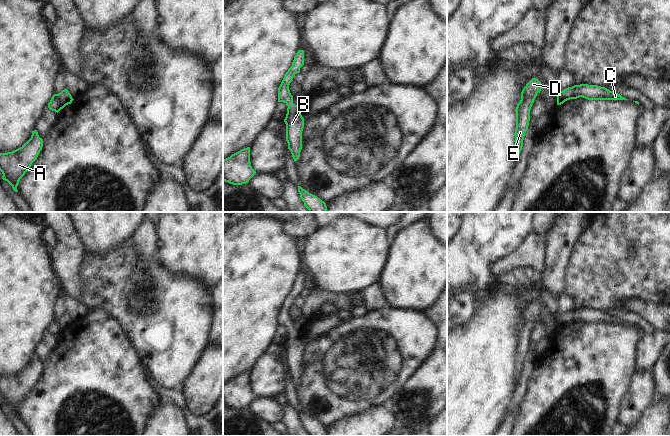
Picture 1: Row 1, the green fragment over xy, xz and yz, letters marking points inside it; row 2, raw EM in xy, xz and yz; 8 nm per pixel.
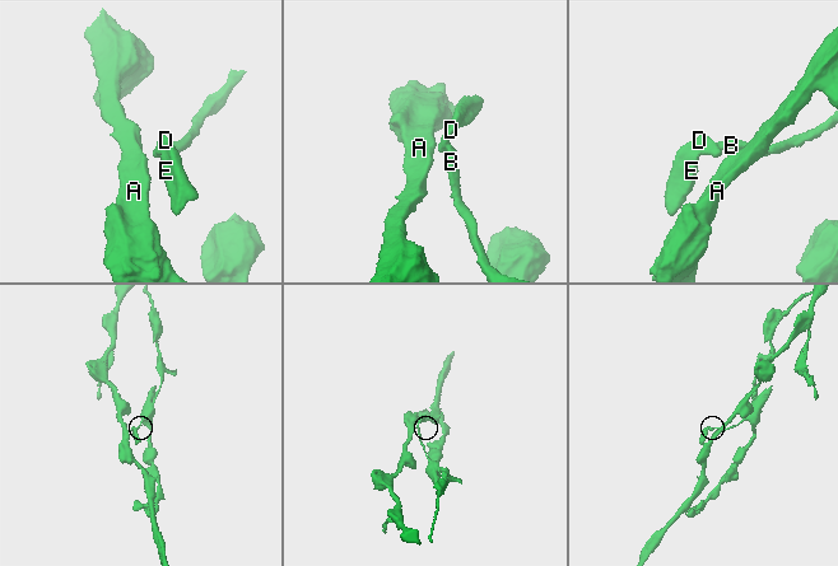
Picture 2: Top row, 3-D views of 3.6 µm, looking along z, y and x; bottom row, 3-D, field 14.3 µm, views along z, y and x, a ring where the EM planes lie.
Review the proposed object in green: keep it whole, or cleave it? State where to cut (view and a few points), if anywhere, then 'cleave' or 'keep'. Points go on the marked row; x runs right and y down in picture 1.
cut none; keep

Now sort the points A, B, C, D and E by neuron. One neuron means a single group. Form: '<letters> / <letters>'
A B C D E

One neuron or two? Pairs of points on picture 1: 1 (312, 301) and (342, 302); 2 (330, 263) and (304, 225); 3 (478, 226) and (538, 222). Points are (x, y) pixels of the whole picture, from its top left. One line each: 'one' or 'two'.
1: one
2: two
3: two

